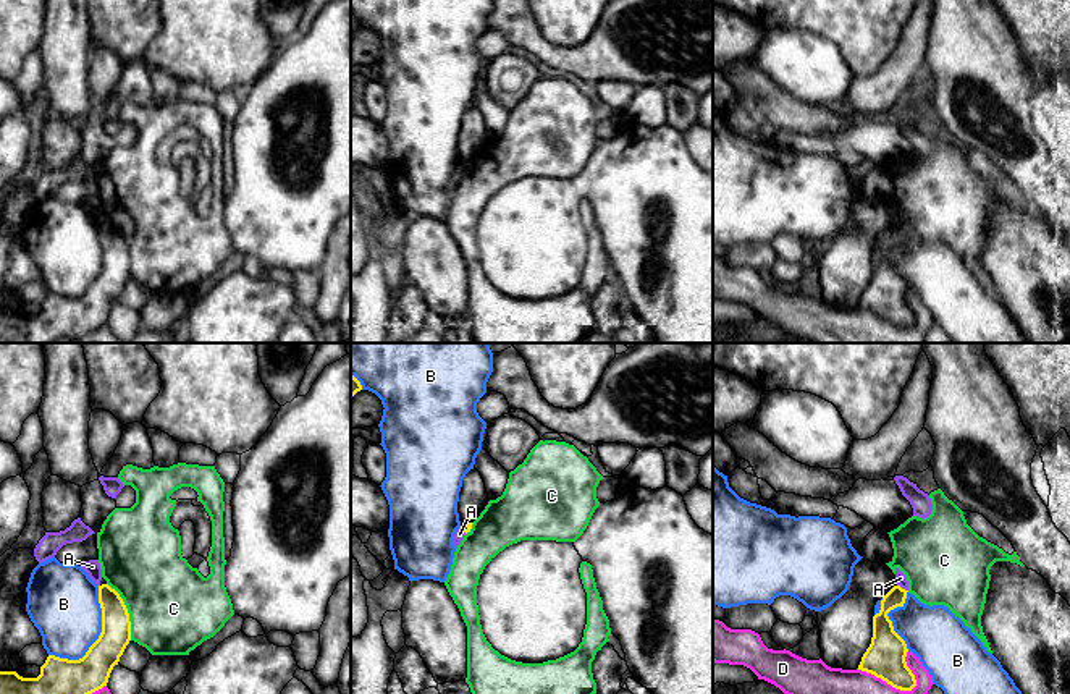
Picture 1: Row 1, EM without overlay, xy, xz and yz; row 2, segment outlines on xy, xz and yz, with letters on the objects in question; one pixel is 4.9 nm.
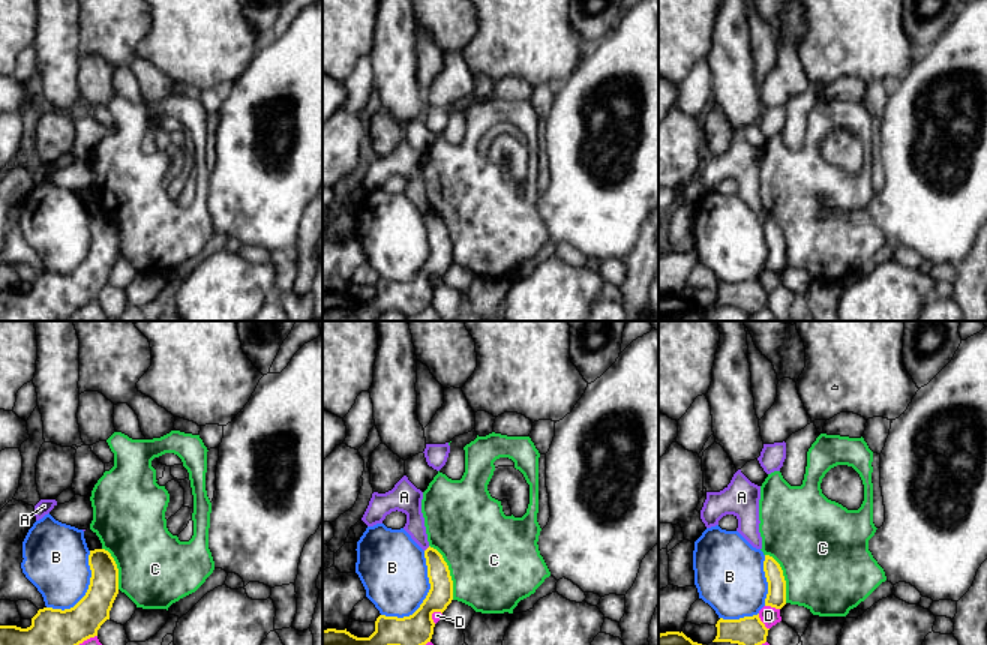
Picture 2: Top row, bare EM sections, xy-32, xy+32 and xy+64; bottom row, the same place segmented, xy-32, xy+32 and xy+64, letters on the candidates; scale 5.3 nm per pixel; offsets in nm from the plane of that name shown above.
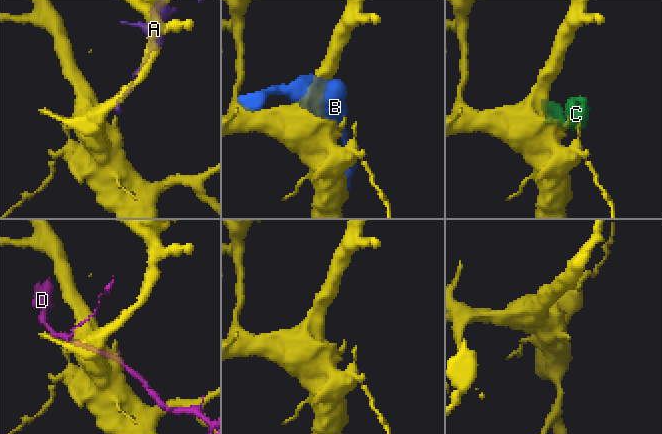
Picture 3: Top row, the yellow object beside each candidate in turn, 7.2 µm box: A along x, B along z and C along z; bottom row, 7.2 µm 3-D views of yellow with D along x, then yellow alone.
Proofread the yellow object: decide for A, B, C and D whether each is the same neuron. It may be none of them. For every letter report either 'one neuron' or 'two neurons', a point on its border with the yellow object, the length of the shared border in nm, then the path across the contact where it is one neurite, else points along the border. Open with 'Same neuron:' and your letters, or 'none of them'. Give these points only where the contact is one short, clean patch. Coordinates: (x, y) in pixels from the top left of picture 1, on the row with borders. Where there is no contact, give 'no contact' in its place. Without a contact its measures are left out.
Same neuron: none of them
A: two neurons | yz (901, 588) | 70 nm | along yz (897, 584), (907, 591)
B: two neurons | xy (99, 638) | 440 nm
C: two neurons | xy (126, 612) | 320 nm
D: two neurons | yz (888, 683) | 320 nm

